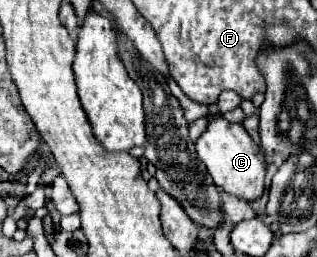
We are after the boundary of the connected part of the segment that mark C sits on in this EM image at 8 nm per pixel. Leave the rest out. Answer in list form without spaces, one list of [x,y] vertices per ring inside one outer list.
[[[207,114],[205,118],[207,118],[207,128],[195,142],[195,148],[199,160],[205,164],[213,182],[237,198],[245,198],[245,200],[259,198],[265,190],[263,184],[265,156],[259,144],[253,142],[253,138],[247,134],[243,124],[233,124],[223,114]]]

